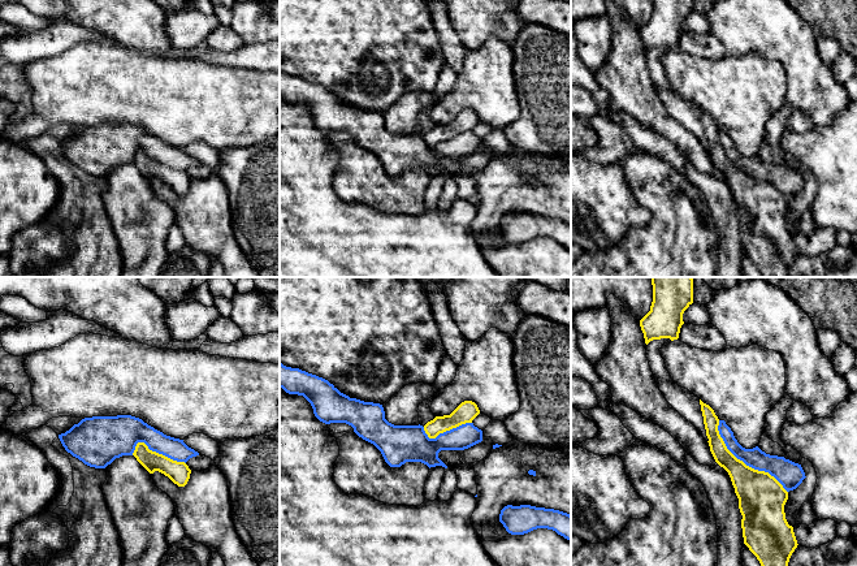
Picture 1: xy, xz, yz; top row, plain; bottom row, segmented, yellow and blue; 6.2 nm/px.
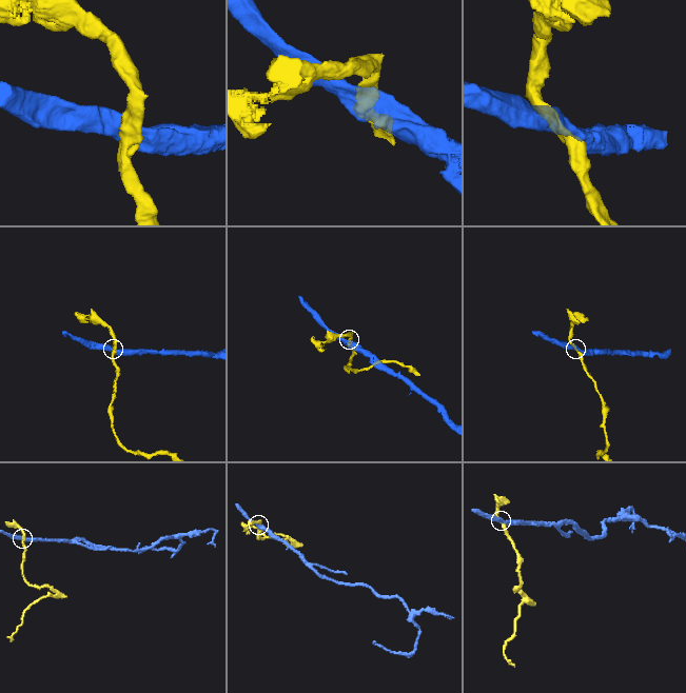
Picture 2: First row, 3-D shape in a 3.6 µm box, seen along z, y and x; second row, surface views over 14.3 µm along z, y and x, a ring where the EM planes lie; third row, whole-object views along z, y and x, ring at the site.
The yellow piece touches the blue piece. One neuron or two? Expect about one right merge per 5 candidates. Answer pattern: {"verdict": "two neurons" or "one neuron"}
{"verdict": "two neurons"}

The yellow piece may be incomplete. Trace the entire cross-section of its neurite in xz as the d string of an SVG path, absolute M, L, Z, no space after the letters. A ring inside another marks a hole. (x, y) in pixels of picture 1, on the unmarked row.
M472 109L462 111L450 124L436 125L424 134L429 147L436 147L440 142L456 137L472 129L480 122L477 113Z

